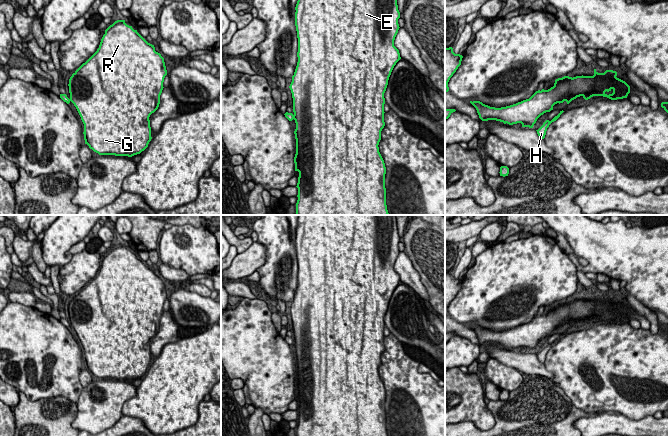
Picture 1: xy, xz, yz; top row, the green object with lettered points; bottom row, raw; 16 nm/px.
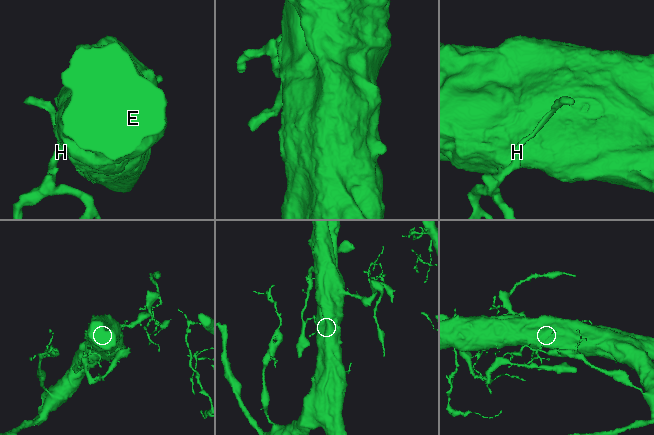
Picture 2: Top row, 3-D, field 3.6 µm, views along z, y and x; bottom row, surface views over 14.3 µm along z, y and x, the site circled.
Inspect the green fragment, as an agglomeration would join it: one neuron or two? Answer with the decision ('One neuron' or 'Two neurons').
Two neurons

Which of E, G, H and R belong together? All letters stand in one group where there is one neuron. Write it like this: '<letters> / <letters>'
E G R / H

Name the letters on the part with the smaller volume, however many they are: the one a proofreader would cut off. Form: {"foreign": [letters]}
{"foreign": ["H"]}

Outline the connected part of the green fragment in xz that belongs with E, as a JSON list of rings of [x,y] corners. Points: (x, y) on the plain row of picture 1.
[[[298,215],[298,225],[295,231],[295,250],[298,262],[298,286],[292,300],[292,306],[289,310],[292,322],[293,322],[293,336],[294,344],[296,347],[296,353],[294,355],[296,363],[296,378],[294,381],[295,395],[299,396],[298,401],[298,424],[296,427],[296,436],[388,436],[386,429],[386,412],[385,412],[385,398],[386,391],[384,384],[379,376],[379,366],[381,364],[381,355],[385,350],[384,346],[384,328],[385,322],[384,317],[386,315],[388,304],[391,296],[396,287],[401,283],[399,274],[394,270],[394,264],[399,254],[398,243],[400,242],[400,236],[397,229],[396,215]]]

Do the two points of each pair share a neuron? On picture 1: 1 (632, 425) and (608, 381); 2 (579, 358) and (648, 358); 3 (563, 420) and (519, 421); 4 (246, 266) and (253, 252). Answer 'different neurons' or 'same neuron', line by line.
1: different neurons
2: same neuron
3: same neuron
4: same neuron

